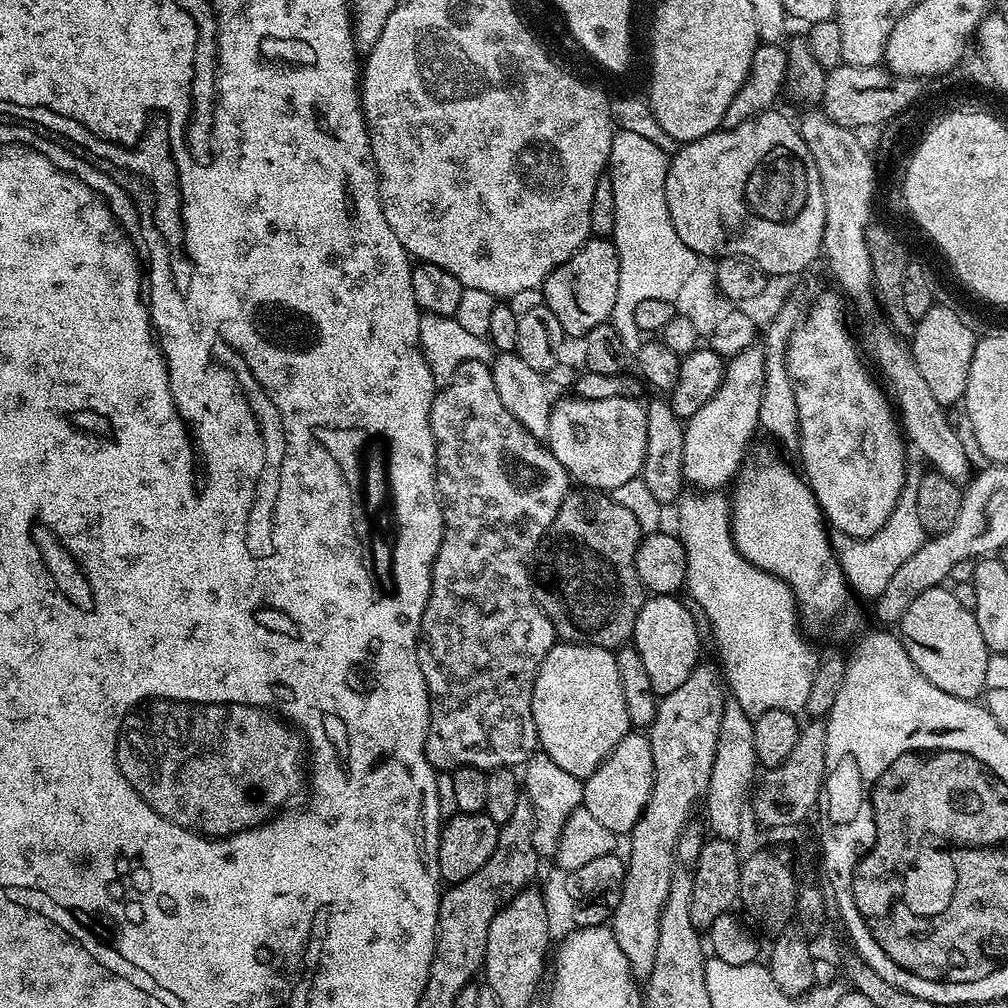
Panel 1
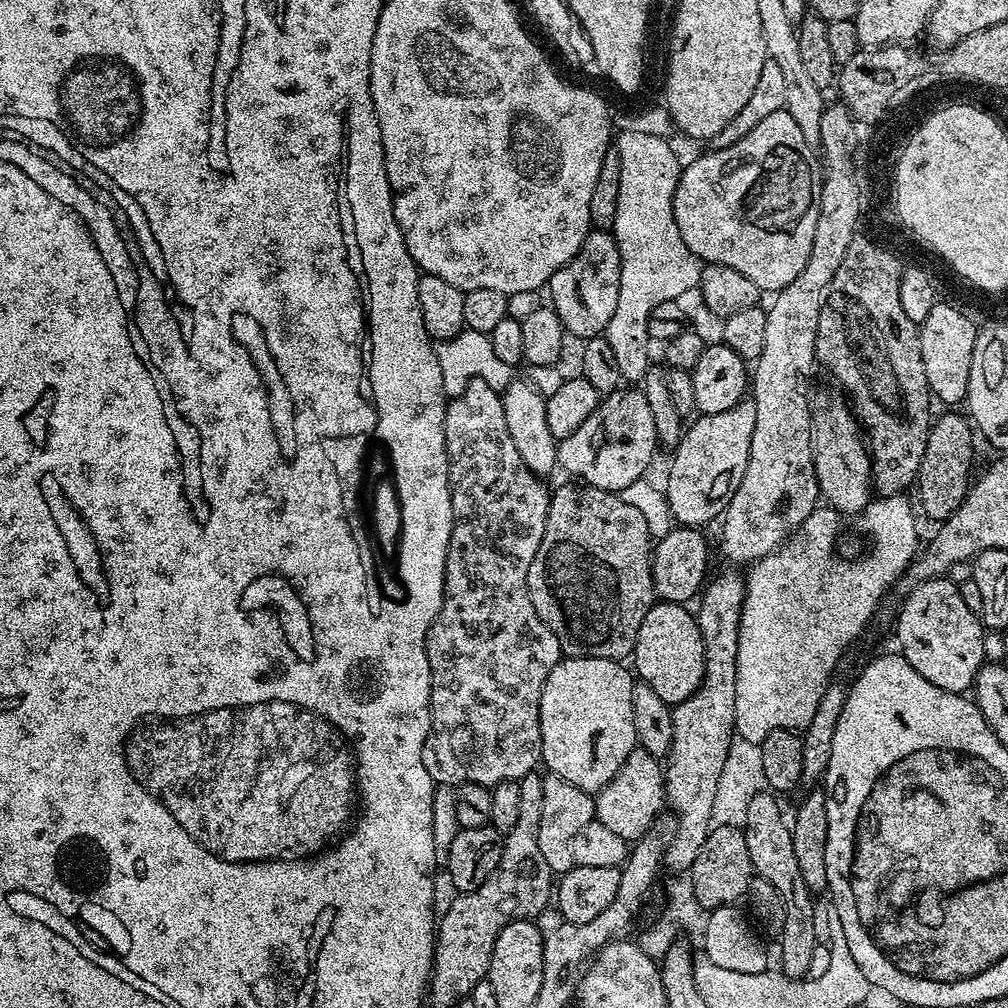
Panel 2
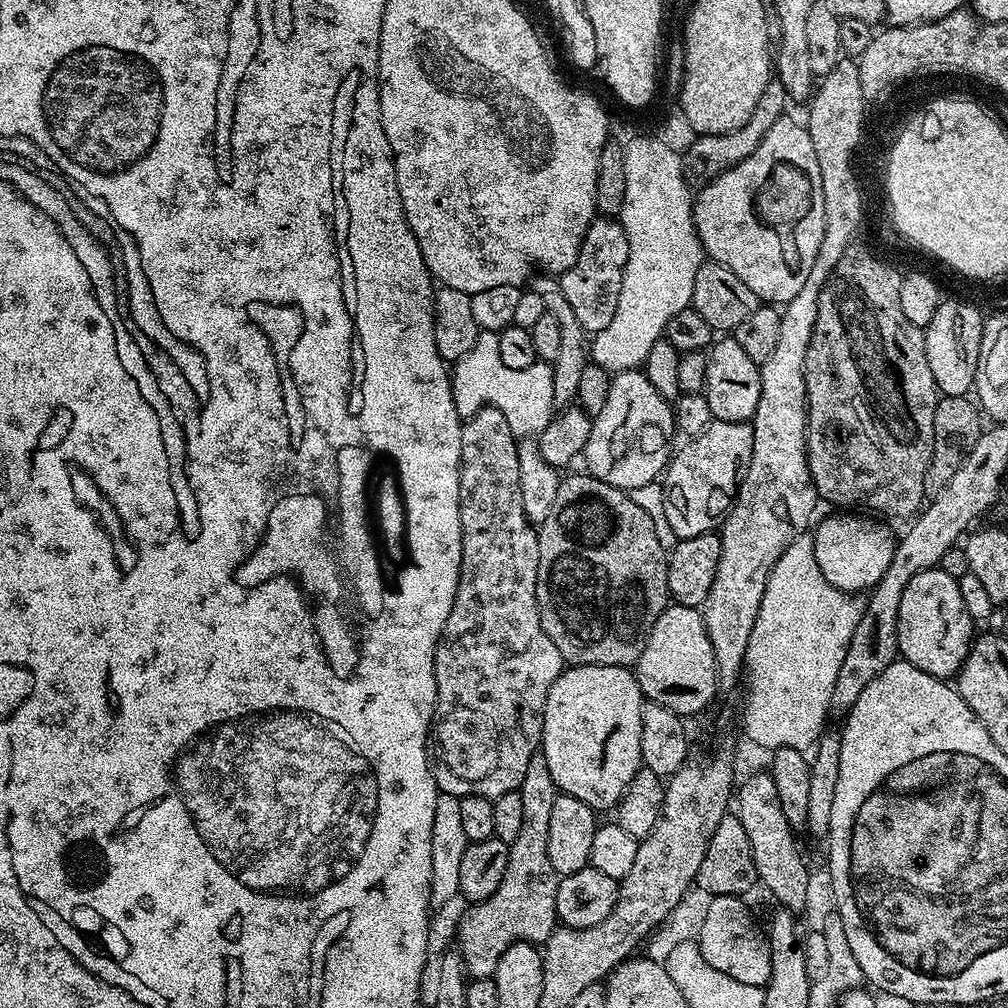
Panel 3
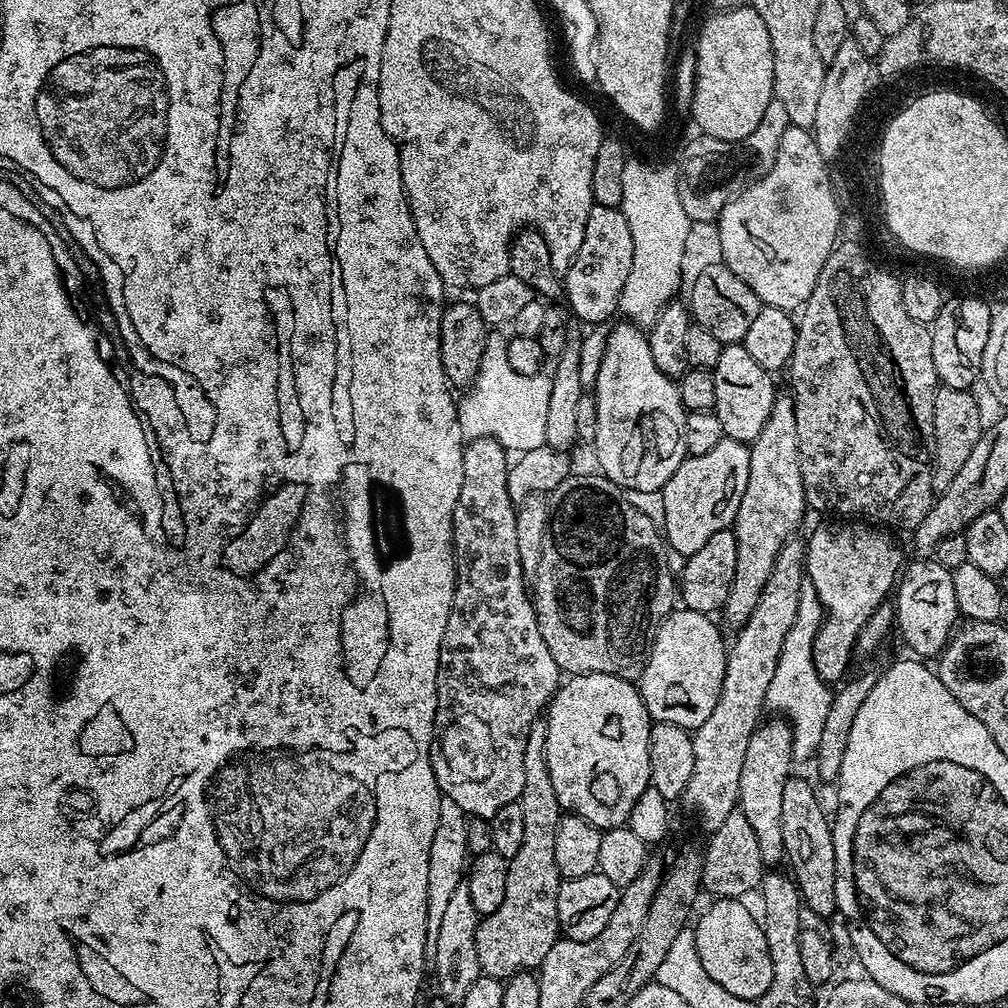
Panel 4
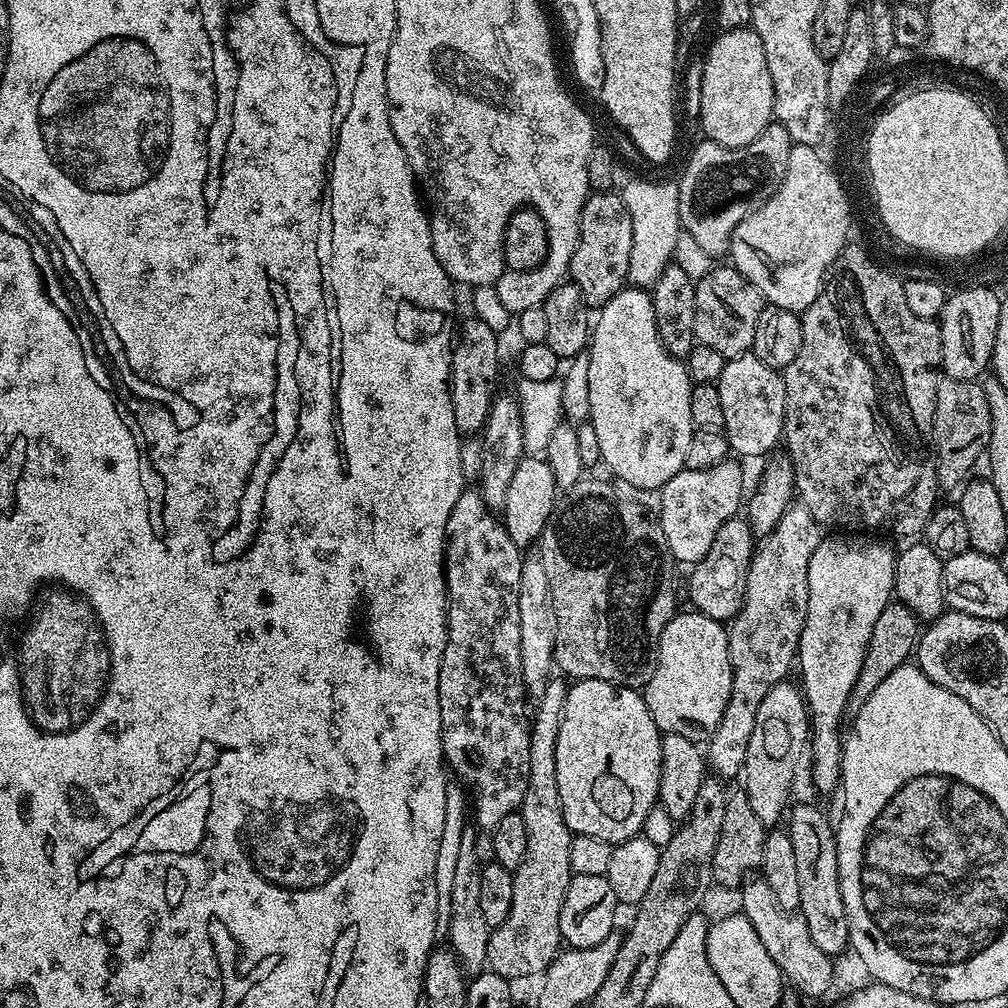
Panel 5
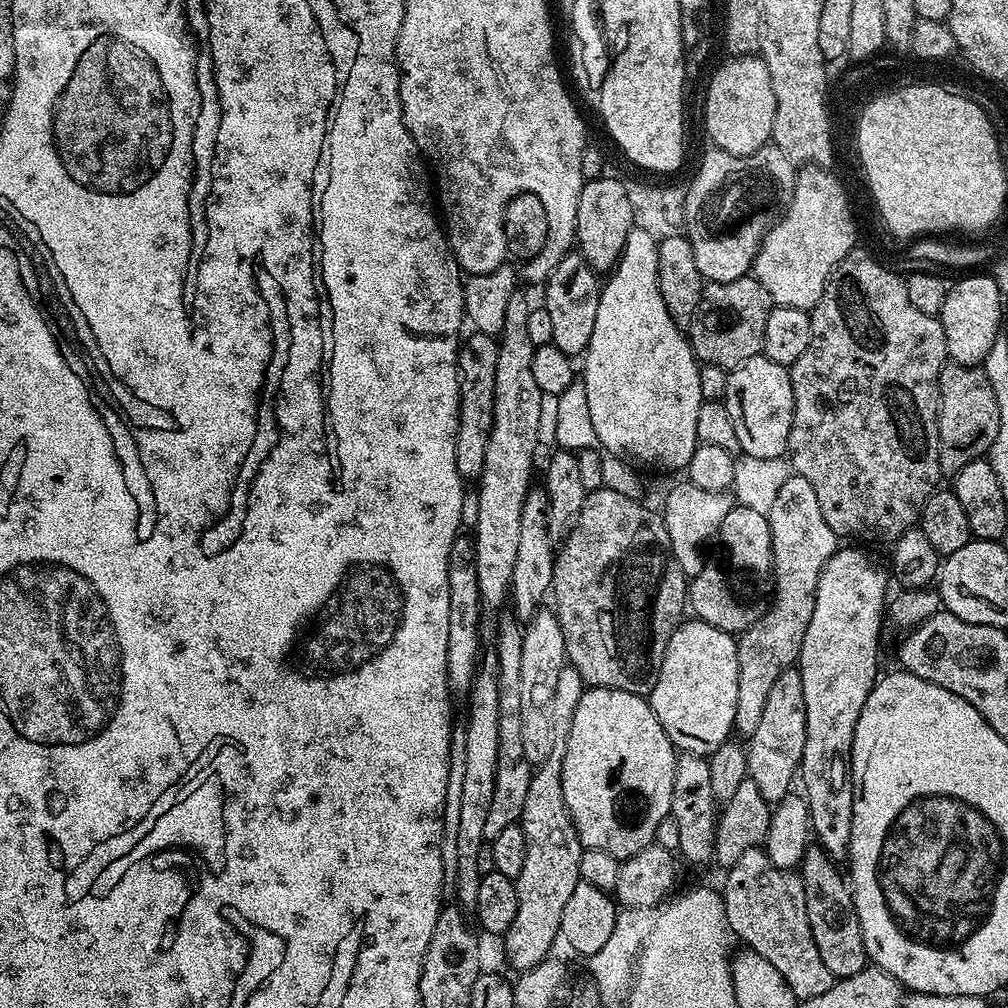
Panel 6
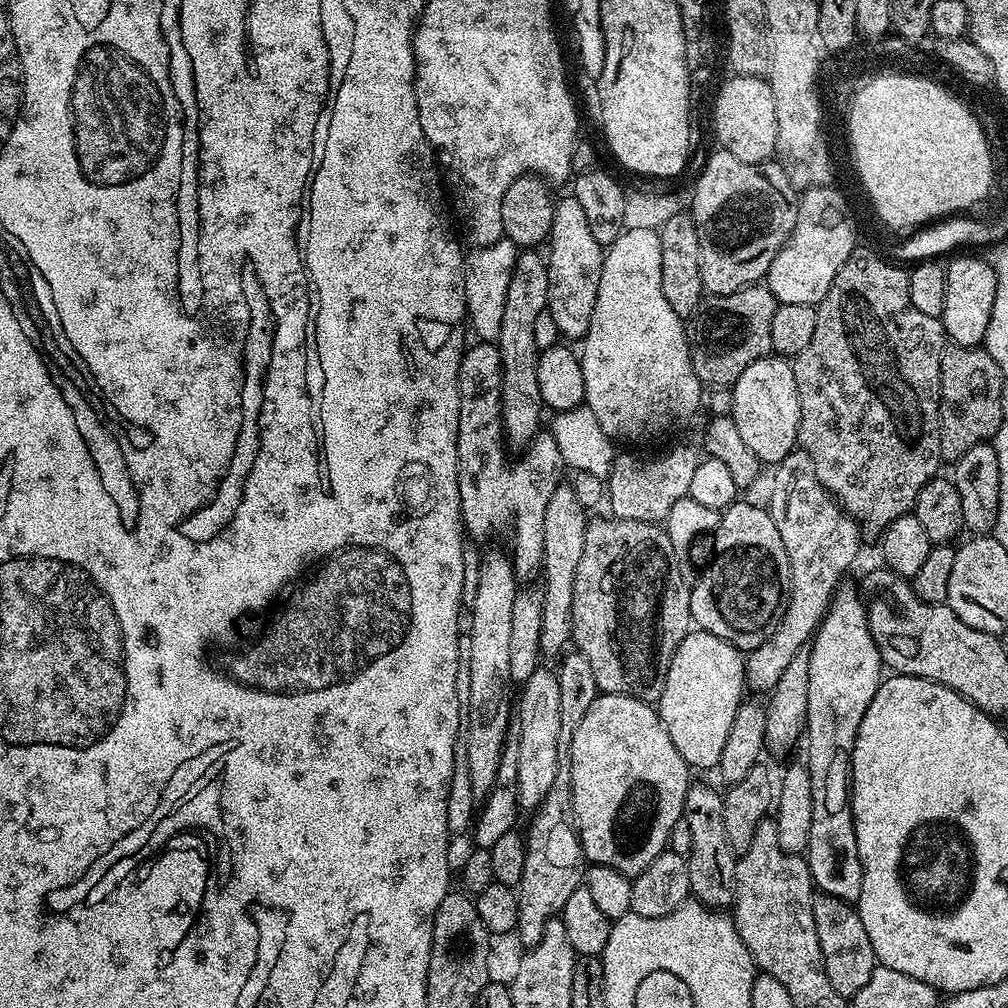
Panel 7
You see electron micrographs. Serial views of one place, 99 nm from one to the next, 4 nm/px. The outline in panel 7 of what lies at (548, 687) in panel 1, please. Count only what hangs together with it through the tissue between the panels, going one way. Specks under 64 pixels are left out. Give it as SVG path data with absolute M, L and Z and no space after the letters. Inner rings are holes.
M618 694L597 695L590 710L586 710L586 718L582 718L582 722L578 722L572 739L572 815L585 861L610 866L614 870L618 870L618 874L629 878L642 874L642 870L646 870L646 866L650 866L650 862L654 862L654 858L658 858L658 854L666 851L670 830L674 830L676 823L683 817L686 794L690 787L688 775L690 775L688 763L682 758L682 754L678 754L674 742L670 742L670 734L664 729L664 724L660 721L657 709L653 705L643 704L640 700Z

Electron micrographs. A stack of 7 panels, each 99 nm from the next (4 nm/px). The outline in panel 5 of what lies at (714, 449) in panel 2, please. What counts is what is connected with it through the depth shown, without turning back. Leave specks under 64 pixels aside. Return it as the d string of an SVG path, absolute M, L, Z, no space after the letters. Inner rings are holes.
M729 458L706 470L684 467L660 489L662 506L658 523L662 534L666 534L673 560L681 565L695 566L702 558L706 558L706 550L710 550L710 542L714 542L714 534L718 534L722 522L741 511L746 496L744 472L735 462L735 459Z

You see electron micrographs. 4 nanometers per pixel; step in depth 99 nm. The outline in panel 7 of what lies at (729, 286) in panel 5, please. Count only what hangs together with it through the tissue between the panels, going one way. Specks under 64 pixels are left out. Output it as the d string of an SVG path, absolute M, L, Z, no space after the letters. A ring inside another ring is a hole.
M763 283L734 294L705 295L698 310L686 320L690 362L701 385L731 386L750 362L758 362L758 358L772 352L770 325L776 306L774 294Z

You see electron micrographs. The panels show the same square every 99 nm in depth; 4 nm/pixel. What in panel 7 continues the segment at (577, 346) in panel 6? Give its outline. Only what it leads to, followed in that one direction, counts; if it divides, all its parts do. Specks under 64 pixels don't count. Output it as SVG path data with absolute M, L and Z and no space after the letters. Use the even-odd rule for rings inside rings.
M565 194L555 201L554 222L550 243L547 245L548 307L546 311L554 318L561 337L565 341L583 341L588 333L590 318L594 314L594 302L598 302L598 282L602 278L605 249L590 234L586 213L575 196Z

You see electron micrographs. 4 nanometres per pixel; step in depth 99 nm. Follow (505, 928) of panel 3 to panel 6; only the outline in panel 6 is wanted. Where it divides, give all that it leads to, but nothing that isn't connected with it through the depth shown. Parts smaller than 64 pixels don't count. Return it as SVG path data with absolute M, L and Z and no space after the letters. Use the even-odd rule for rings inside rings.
M565 663L558 673L558 683L554 689L554 702L550 704L550 722L554 730L554 746L546 757L546 762L535 765L530 778L530 790L526 790L526 806L522 806L519 826L526 834L526 863L522 874L518 874L518 914L510 922L508 931L502 937L504 956L516 970L533 968L538 962L549 959L552 947L560 936L562 909L570 899L574 886L580 878L580 853L582 845L576 836L562 798L562 762L566 758L566 738L570 734L570 722L574 722L574 710L586 691L582 674L574 666Z

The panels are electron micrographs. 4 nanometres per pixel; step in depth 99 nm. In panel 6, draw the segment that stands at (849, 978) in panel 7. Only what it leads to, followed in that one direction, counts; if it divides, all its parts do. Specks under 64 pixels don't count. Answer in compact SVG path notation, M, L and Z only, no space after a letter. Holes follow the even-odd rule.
M809 843L799 874L806 890L806 918L810 918L810 934L818 955L826 962L833 978L858 974L869 963L866 946L862 942L862 926L852 906L852 890L847 879L840 877L837 861L826 854L819 844Z

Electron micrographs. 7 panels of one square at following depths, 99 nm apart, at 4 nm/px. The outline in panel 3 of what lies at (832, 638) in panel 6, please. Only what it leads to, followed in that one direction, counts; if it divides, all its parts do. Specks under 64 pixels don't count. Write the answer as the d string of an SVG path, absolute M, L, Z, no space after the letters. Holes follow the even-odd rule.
M836 510L833 513L820 525L817 523L812 532L818 570L822 570L826 582L838 590L853 594L867 593L876 587L882 574L886 574L886 566L890 566L890 558L894 558L897 533L892 533L886 525L879 524L884 522L868 514L857 514L852 510Z

